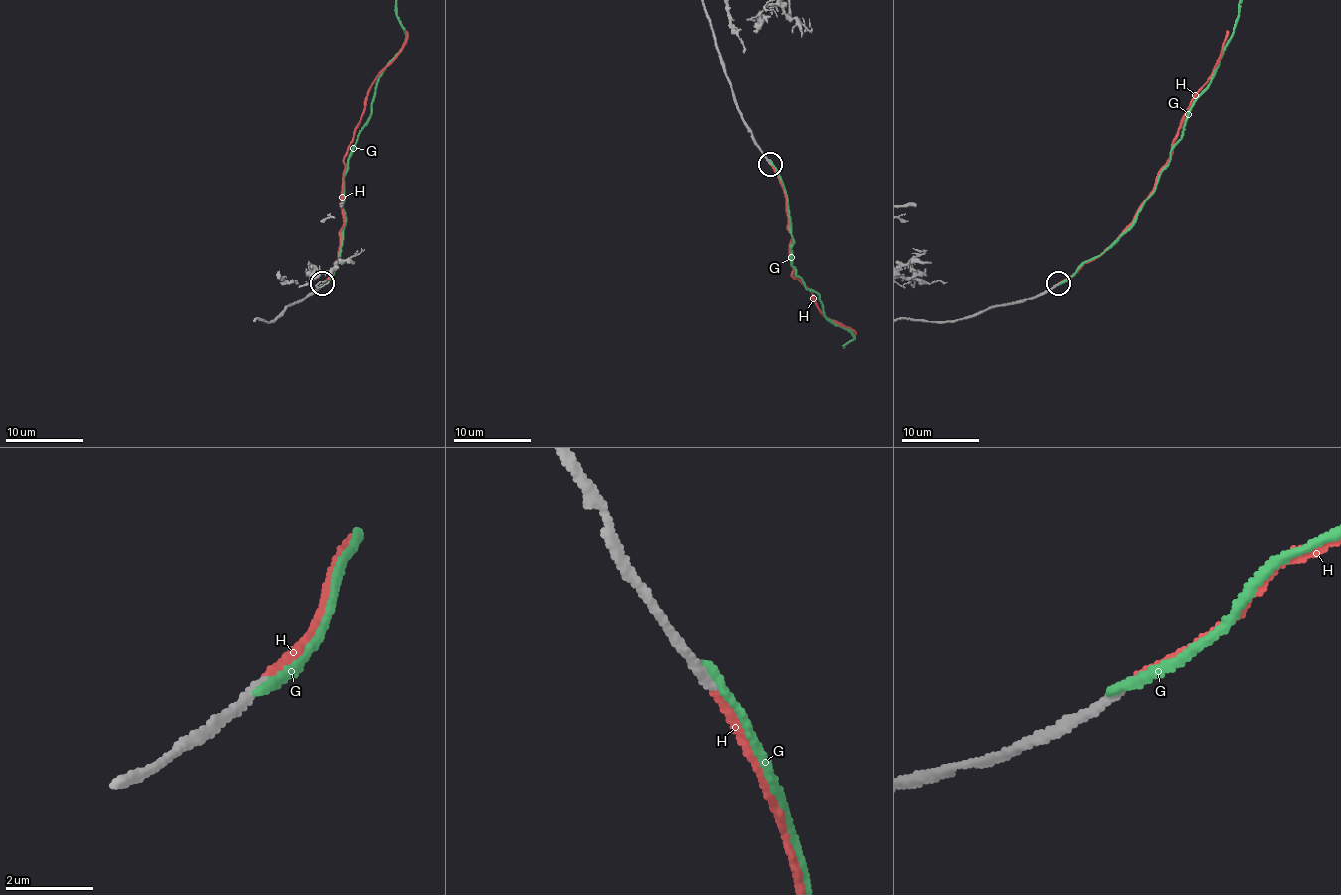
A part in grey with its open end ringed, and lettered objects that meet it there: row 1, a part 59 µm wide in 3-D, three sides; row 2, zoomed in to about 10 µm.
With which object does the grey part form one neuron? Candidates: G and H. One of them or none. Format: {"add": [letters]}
{"add": ["H"]}

